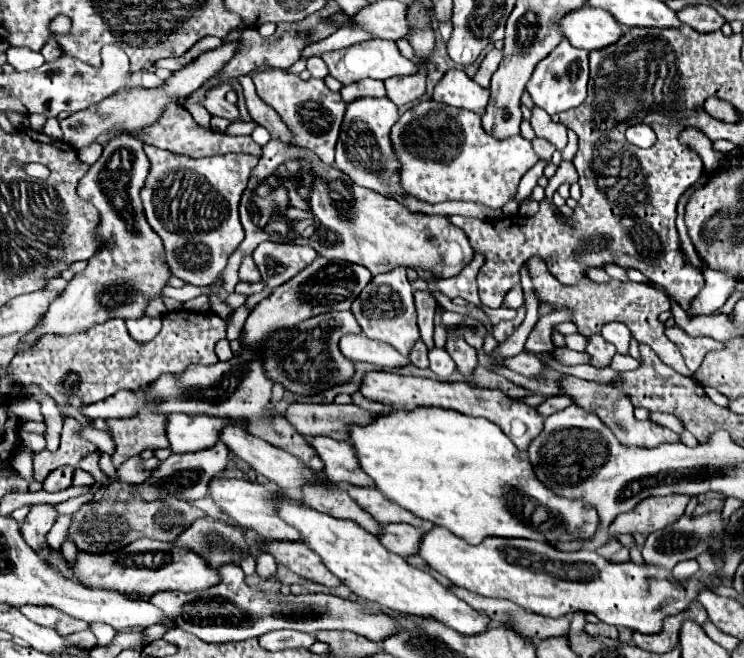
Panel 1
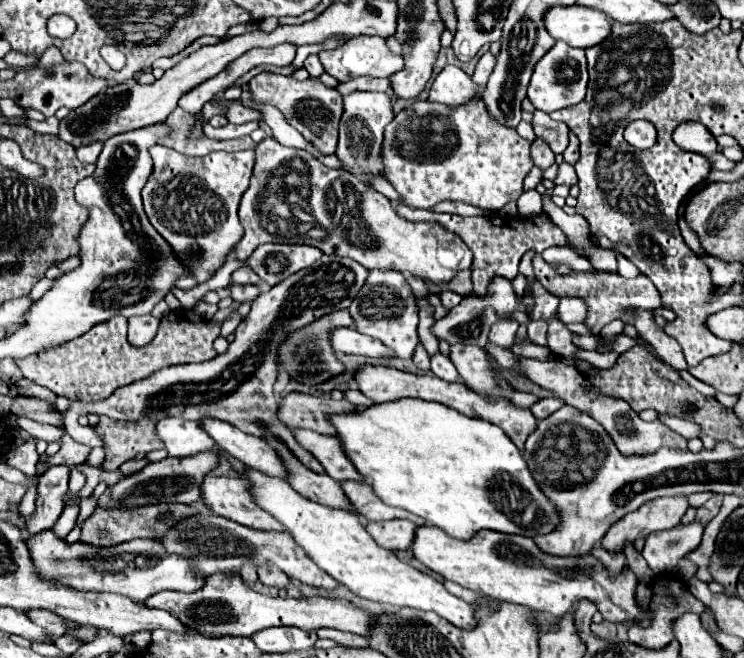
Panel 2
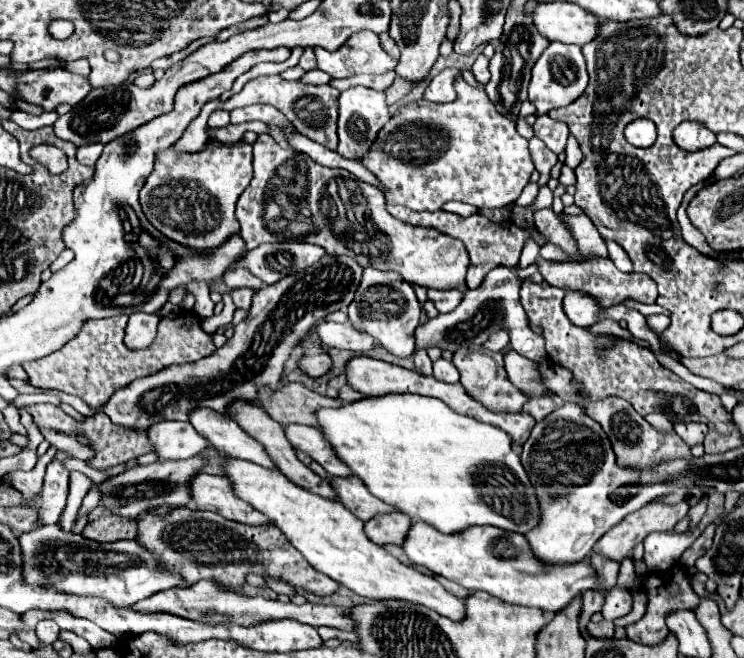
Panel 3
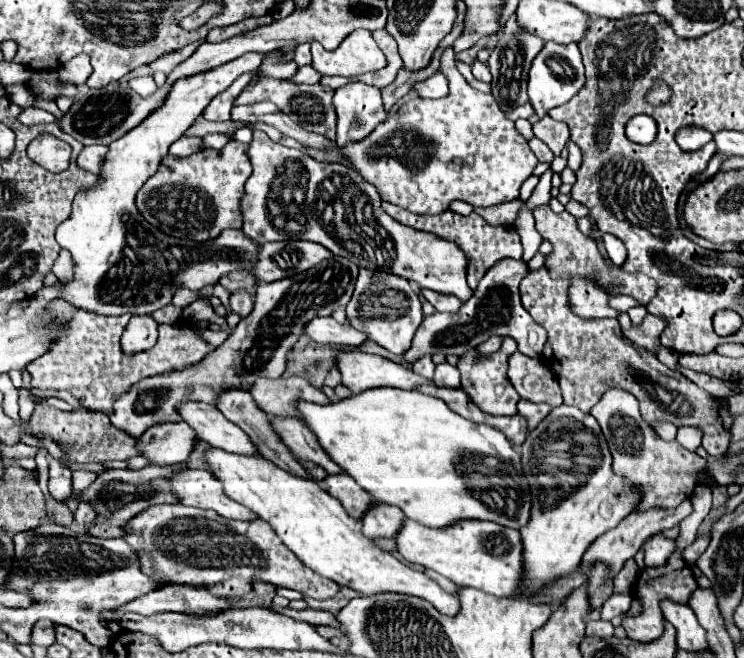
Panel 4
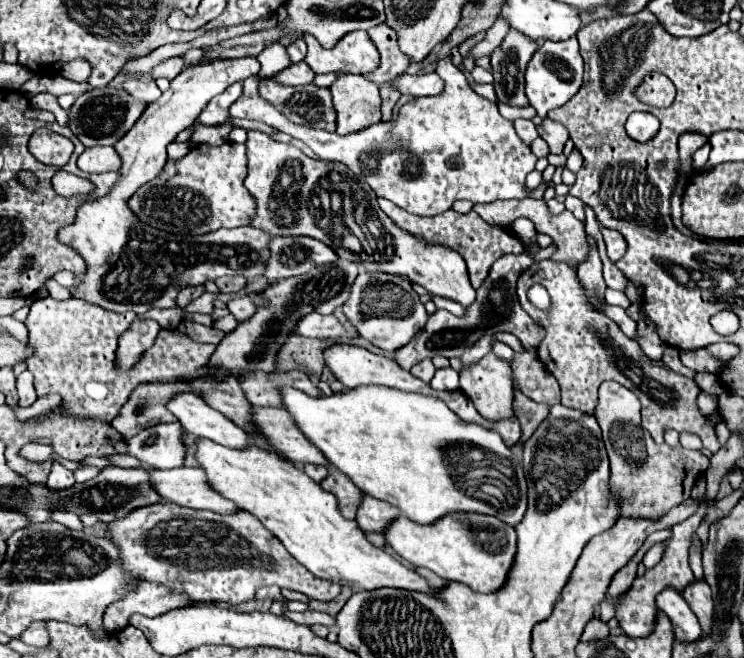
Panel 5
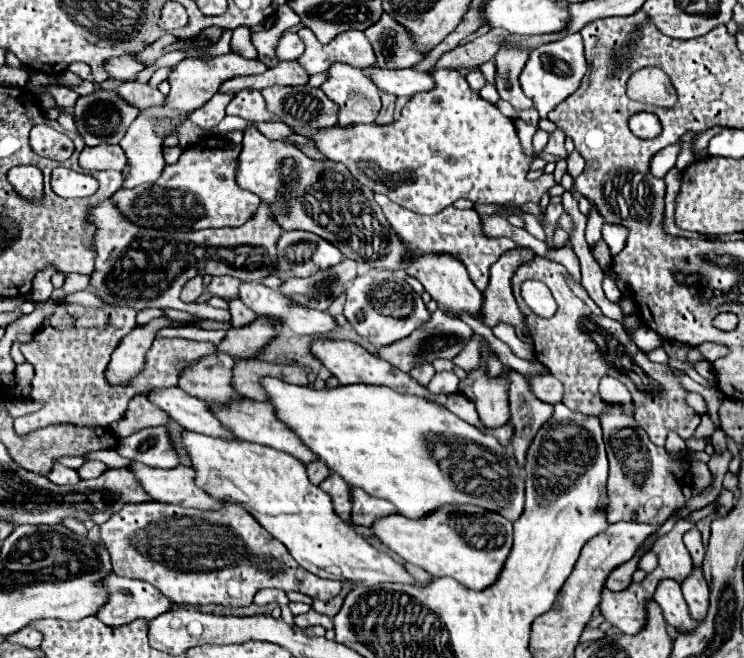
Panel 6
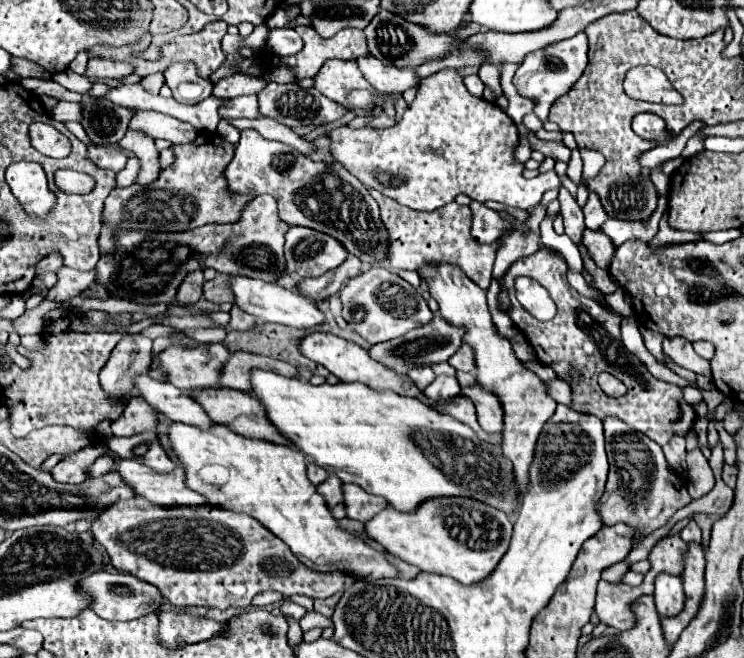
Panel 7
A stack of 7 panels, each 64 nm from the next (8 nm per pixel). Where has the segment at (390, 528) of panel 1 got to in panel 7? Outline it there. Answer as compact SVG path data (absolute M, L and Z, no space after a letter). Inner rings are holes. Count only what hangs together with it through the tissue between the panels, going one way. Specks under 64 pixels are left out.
M342 484L342 488L344 488L344 506L348 518L368 522L372 516L380 512L380 508L388 506L384 498L368 494L364 488L356 484Z

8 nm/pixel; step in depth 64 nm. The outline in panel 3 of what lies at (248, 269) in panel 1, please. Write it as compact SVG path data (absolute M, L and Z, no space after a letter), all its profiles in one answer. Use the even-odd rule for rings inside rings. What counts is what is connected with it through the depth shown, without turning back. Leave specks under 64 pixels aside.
M232 268L232 270L228 270L224 276L222 276L222 280L224 280L224 284L226 284L226 288L228 290L236 290L236 288L252 288L252 290L260 290L264 284L256 278L256 276L252 276L248 270L244 270L244 268Z

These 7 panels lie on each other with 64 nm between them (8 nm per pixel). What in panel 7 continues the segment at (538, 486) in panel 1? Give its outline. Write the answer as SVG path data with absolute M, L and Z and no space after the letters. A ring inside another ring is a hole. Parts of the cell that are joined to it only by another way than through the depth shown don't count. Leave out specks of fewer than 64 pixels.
M260 368L250 372L250 384L252 394L264 404L272 426L308 460L322 466L326 472L336 474L342 482L354 482L370 494L386 498L388 504L400 512L412 512L420 502L434 496L468 496L500 508L506 514L514 514L518 510L512 464L502 456L500 446L484 440L478 442L478 436L468 426L446 414L440 414L416 398L406 398L388 390L376 392L360 382L314 386L310 382Z

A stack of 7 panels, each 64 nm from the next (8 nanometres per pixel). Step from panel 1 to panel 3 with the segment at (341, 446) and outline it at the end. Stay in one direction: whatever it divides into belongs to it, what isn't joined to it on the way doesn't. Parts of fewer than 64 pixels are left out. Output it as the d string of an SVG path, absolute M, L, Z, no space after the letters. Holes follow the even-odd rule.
M290 424L284 428L288 442L294 446L294 450L300 450L308 454L312 460L316 460L330 476L350 476L352 472L348 466L344 466L336 454L332 454L332 448L324 440L318 428L302 426L302 424Z

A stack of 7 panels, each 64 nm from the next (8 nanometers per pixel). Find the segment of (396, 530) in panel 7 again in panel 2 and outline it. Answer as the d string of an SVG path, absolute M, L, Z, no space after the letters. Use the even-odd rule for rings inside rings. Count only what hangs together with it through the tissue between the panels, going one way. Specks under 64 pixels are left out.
M426 524L416 528L410 550L416 560L446 580L486 594L494 600L522 604L532 610L550 612L552 616L562 618L574 606L574 602L588 598L598 606L605 621L618 624L624 620L638 620L642 626L650 622L648 612L642 612L634 598L634 588L638 582L636 576L628 572L620 574L616 580L610 580L604 566L592 554L556 558L544 554L528 536L508 536L492 530L476 532L472 540L456 540L444 534L440 528Z

